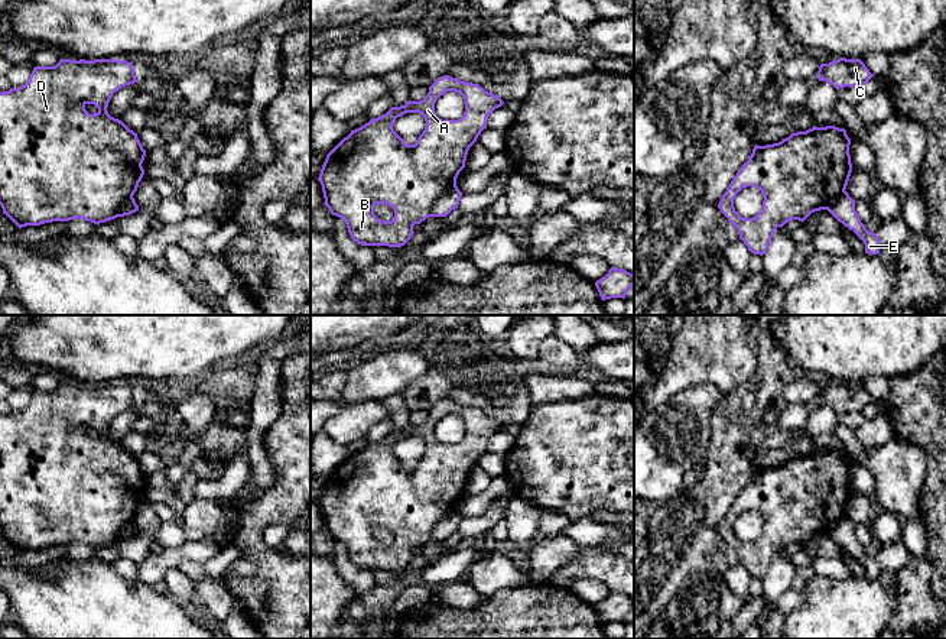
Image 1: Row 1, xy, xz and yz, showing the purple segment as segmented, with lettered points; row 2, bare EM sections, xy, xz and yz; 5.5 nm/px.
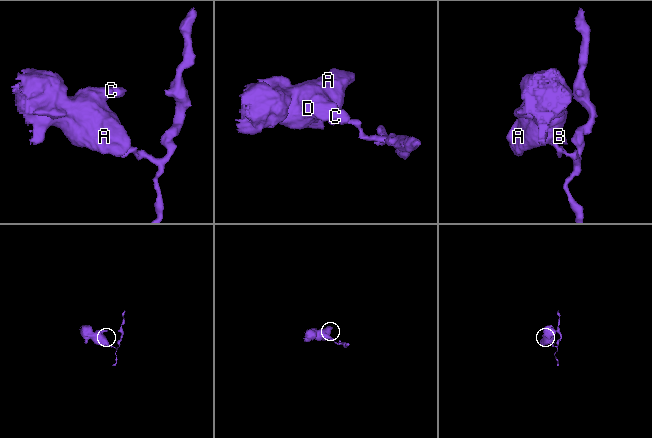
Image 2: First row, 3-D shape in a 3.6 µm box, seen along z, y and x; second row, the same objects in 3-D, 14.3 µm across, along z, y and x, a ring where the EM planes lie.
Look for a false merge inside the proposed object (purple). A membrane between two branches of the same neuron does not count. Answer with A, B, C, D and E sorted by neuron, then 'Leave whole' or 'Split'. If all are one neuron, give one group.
Groups: A B C D / E. Split

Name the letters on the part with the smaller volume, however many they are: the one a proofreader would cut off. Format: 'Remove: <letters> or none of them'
Remove: E

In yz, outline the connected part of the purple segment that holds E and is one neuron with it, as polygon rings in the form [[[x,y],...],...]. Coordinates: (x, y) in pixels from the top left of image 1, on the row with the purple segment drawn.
[[[846,191],[841,192],[829,205],[828,211],[845,227],[852,230],[865,244],[865,253],[878,254],[881,249],[881,241],[875,233],[871,233],[861,223],[856,211],[855,201],[849,197]]]

